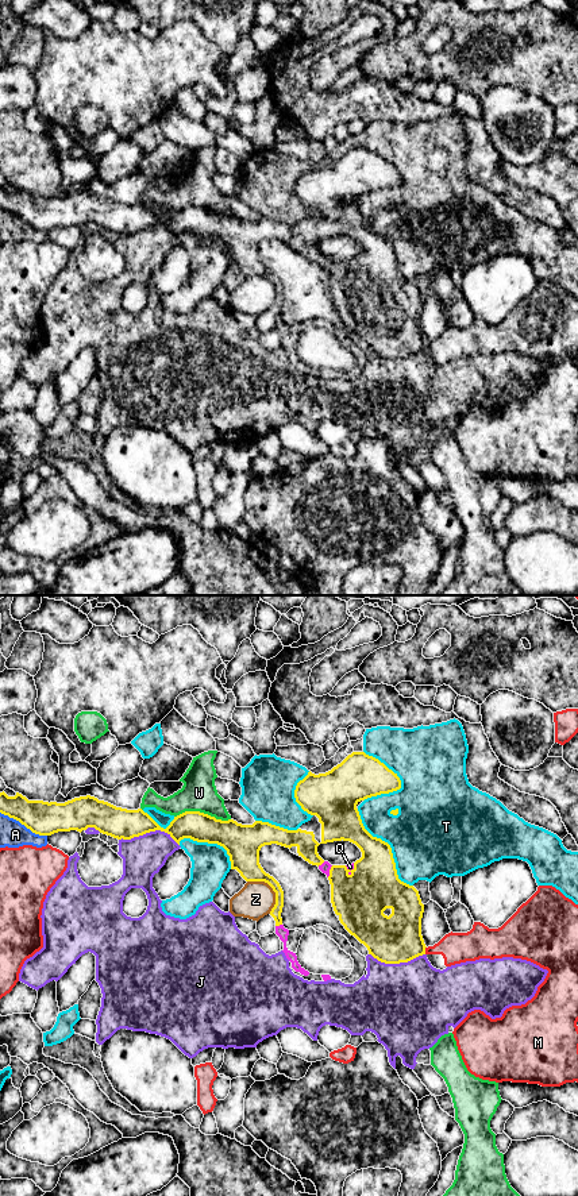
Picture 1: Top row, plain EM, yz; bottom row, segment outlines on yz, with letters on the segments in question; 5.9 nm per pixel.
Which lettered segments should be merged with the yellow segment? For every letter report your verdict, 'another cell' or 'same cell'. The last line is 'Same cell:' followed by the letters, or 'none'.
A: another cell
J: another cell
M: another cell
Q: same cell
T: another cell
W: another cell
Z: another cell
Same cell: Q

